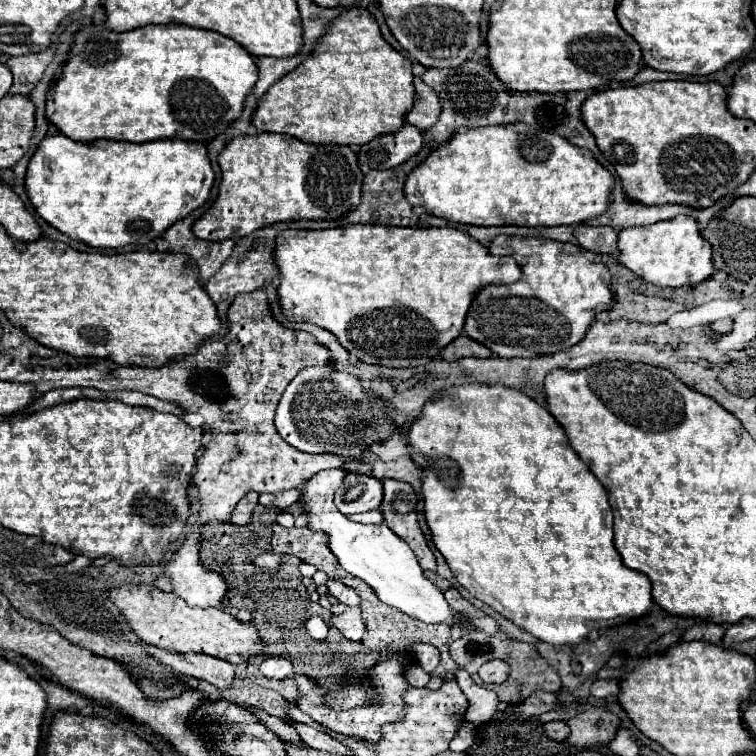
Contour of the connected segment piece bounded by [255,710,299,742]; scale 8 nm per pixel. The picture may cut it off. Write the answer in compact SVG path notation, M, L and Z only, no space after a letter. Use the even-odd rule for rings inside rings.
M255 710L255 714L261 718L261 722L263 722L269 730L273 730L279 738L285 738L285 742L299 742L297 732L295 732L295 730L293 730L293 726L291 726L291 724L287 724L285 720L275 718L275 716L271 716L271 714L263 712L263 710Z

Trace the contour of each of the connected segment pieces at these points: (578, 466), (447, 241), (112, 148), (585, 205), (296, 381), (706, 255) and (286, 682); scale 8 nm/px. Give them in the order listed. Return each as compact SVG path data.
M463 384L463 386L453 386L449 390L443 390L441 396L429 400L419 412L419 416L413 418L407 430L409 432L405 440L413 448L411 458L415 462L419 462L419 458L425 458L425 466L423 466L425 510L423 512L425 512L425 522L433 536L433 544L443 554L457 582L469 594L473 594L477 600L497 610L501 616L515 622L519 628L527 630L535 638L549 642L549 644L579 644L589 636L591 630L601 630L607 626L623 624L649 612L651 602L653 602L651 584L641 572L629 570L623 564L613 544L613 510L607 500L607 490L589 470L589 466L573 452L563 428L541 404L537 404L533 398L525 396L523 392L501 386L501 384Z
M351 224L351 226L337 226L327 230L283 230L275 238L275 264L279 270L279 306L287 320L291 322L309 322L317 324L329 332L333 332L339 344L355 358L365 364L389 366L389 368L413 368L423 366L435 358L439 358L441 350L453 342L463 332L465 314L477 294L487 284L511 284L521 278L521 268L509 256L493 256L489 254L477 240L467 236L467 232L455 228L401 228L401 226L383 226L383 224Z
M55 134L55 136L45 136L45 140L39 142L33 158L29 160L27 174L25 174L25 190L27 190L27 196L29 196L35 212L45 222L49 222L53 228L67 234L71 240L85 242L87 246L93 246L93 248L121 248L127 244L147 244L151 240L159 238L173 222L189 216L195 208L199 208L209 198L213 180L215 180L215 174L213 174L209 158L207 158L207 148L201 142L187 142L181 138L163 138L163 140L153 140L153 142L145 142L145 144L115 142L115 140L99 140L93 144L79 144L79 142L75 142L63 134Z
M499 124L499 126L483 126L483 128L457 128L449 140L439 144L405 180L405 198L411 206L423 206L429 214L445 218L449 222L459 224L475 224L475 226L575 226L583 224L589 218L601 216L603 210L607 210L609 200L607 196L613 190L613 176L593 158L593 154L585 148L577 148L565 138L549 132L535 130L527 124Z
M311 366L303 368L283 392L275 412L275 428L287 444L301 452L339 454L357 460L375 442L383 444L389 440L403 424L379 396L361 388L357 376L335 368Z
M677 216L651 226L623 228L619 232L619 252L619 264L635 272L645 282L657 286L695 286L707 280L715 270L711 246L705 242L705 238L701 238L699 226L691 216Z
M266 677L255 678L256 684L279 692L288 701L297 701L299 692L297 690L297 683L293 678L286 678L283 680L269 679Z

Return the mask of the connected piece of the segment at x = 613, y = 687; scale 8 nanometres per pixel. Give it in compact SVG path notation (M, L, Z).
M597 680L597 682L593 682L593 690L591 690L591 694L595 698L605 698L605 696L617 694L617 692L619 692L619 686L615 680Z

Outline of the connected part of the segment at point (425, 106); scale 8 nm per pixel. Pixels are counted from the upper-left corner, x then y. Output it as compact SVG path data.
M419 76L413 78L413 86L415 86L415 104L405 114L405 122L417 126L419 130L427 130L437 122L441 114L441 100Z

